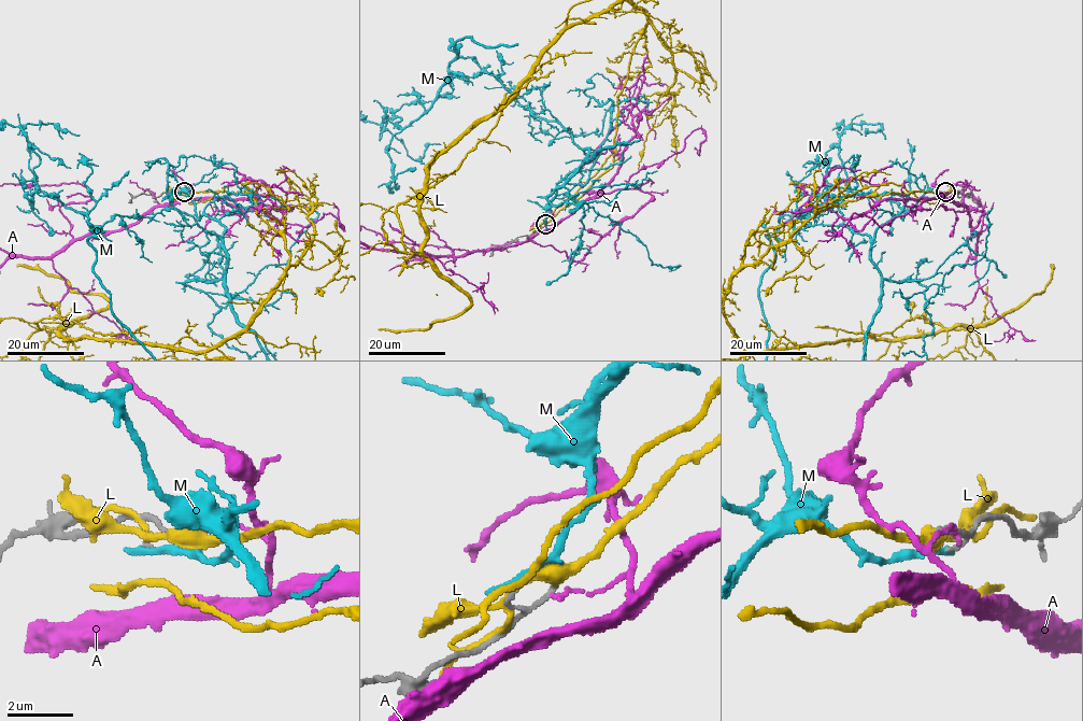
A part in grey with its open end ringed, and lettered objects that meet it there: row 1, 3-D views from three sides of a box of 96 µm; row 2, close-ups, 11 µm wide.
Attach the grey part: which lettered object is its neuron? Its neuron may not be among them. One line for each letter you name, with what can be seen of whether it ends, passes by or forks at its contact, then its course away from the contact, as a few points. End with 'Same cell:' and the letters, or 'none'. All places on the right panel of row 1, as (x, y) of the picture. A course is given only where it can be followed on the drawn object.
Same cell: none

